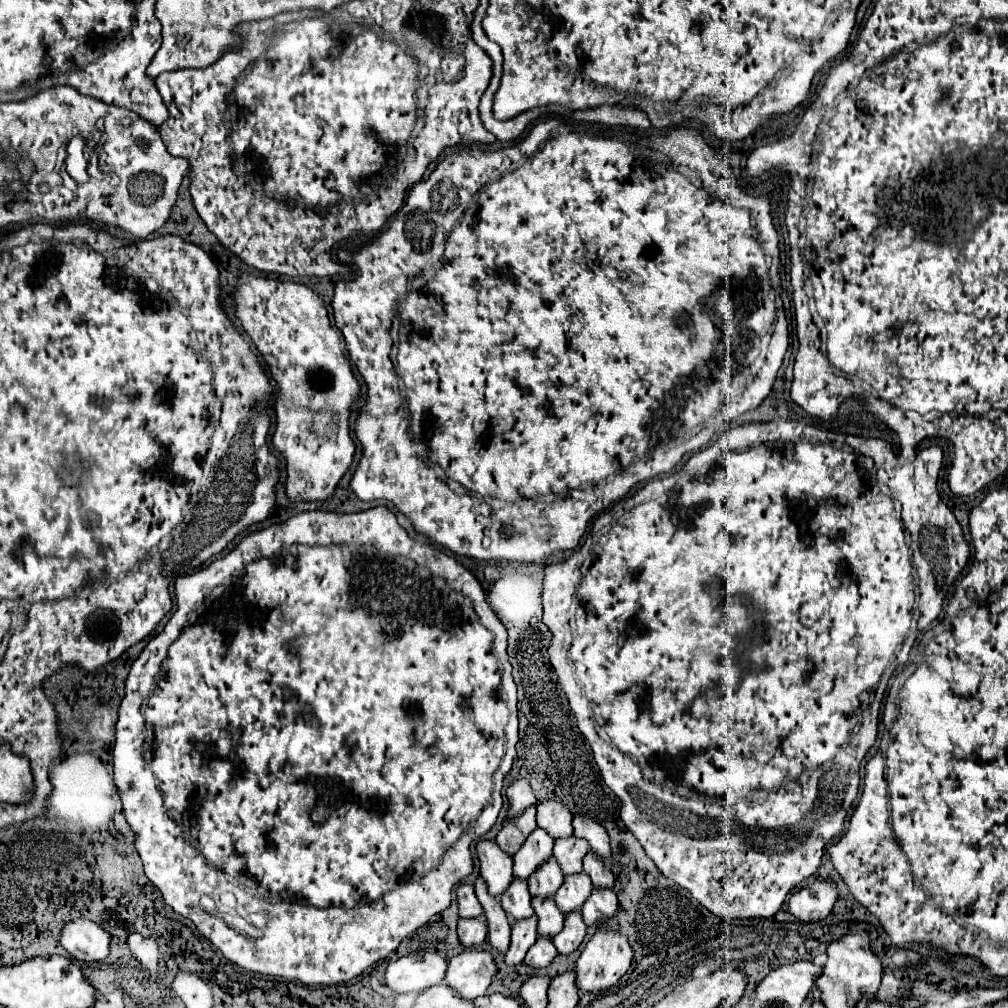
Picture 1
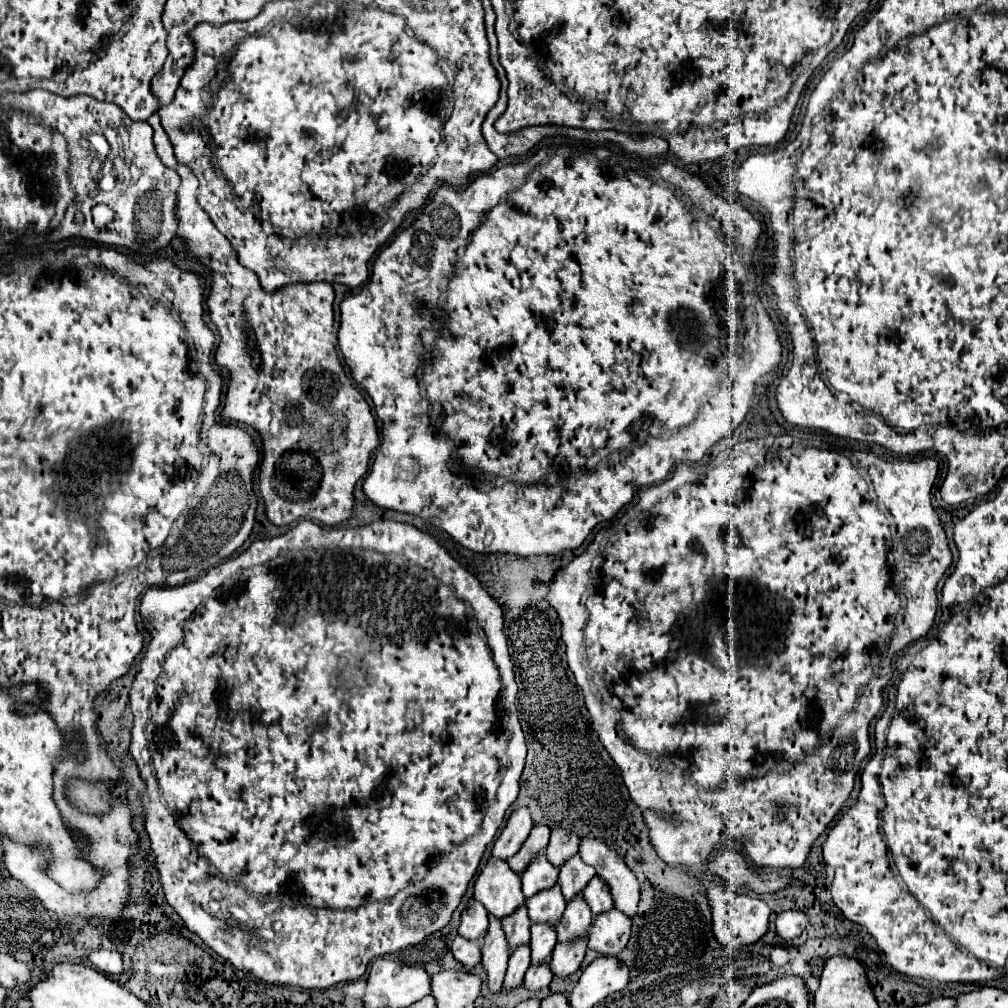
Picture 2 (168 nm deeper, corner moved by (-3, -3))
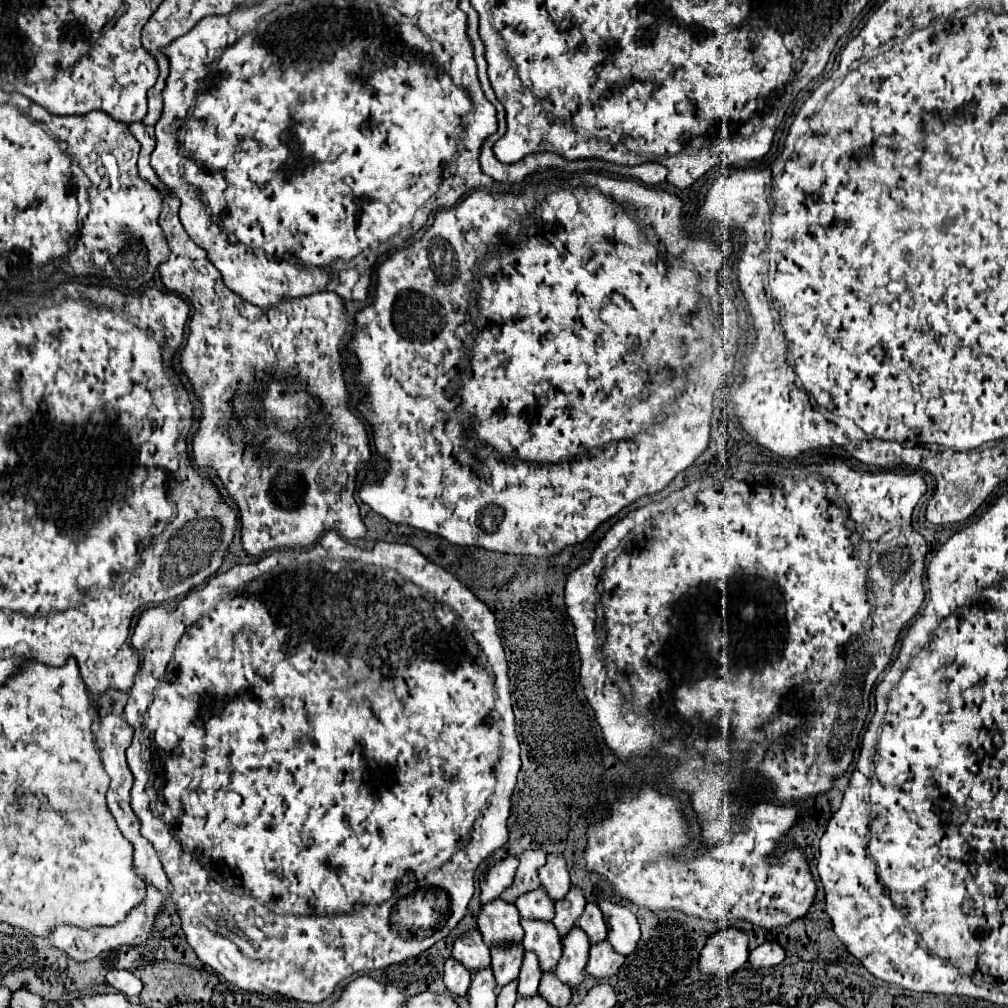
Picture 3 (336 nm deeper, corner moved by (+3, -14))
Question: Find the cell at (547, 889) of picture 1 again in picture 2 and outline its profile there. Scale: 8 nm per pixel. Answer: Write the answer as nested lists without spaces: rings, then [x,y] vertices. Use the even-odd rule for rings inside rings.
[[[554,885],[530,897],[526,901],[526,909],[528,909],[528,917],[532,923],[546,923],[546,925],[556,927],[556,923],[560,923],[562,913],[566,909],[566,901],[562,897],[560,885]]]

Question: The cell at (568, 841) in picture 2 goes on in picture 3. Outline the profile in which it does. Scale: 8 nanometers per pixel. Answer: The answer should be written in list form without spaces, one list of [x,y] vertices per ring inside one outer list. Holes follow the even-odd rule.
[[[548,854],[548,862],[540,868],[540,882],[550,894],[552,900],[560,900],[566,896],[570,888],[570,876],[566,868],[566,860],[558,854]]]

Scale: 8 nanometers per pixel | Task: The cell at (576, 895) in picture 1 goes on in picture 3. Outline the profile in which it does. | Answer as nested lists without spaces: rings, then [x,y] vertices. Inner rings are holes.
[[[574,926],[562,938],[562,958],[556,964],[556,976],[570,986],[580,984],[584,980],[588,950],[590,950],[590,940],[586,938],[586,934],[582,934],[578,926]]]

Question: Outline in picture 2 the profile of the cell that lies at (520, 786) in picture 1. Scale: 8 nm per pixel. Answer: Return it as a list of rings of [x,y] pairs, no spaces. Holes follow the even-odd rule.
[[[526,807],[516,809],[510,815],[504,831],[496,839],[496,843],[492,847],[492,857],[502,859],[502,861],[514,857],[520,851],[520,847],[524,845],[524,841],[528,839],[530,831],[532,831],[532,819],[530,819],[528,809]]]

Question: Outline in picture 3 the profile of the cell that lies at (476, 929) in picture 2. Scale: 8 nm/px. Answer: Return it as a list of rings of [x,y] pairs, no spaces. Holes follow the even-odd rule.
[[[470,930],[454,942],[452,958],[462,962],[472,972],[490,964],[490,948],[484,944],[478,930]]]

